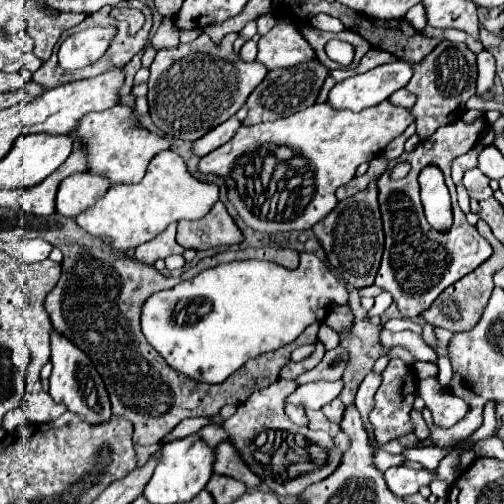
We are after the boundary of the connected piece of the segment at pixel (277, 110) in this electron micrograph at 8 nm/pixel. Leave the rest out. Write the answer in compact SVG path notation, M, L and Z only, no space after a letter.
M317 60L299 64L295 68L285 68L285 70L271 70L263 78L263 82L255 88L255 92L249 96L251 98L251 108L247 118L243 120L245 126L267 122L267 120L277 120L283 116L291 116L293 112L305 110L307 106L315 104L315 98L323 86L323 80L327 78L327 68L321 66Z

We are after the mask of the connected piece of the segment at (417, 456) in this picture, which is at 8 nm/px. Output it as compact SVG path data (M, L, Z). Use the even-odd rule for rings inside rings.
M405 448L403 456L407 460L421 462L425 468L437 468L439 462L443 460L443 450L435 450L435 448Z

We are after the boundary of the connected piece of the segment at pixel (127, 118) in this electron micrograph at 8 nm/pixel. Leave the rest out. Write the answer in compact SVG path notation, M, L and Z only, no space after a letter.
M117 104L105 112L85 114L79 120L77 128L73 132L69 132L69 136L75 136L83 144L87 160L89 160L87 172L109 178L111 184L137 184L137 182L141 182L151 158L157 152L167 150L171 146L171 142L165 136L149 132L145 126L141 126L137 116L133 114L133 110L123 104Z

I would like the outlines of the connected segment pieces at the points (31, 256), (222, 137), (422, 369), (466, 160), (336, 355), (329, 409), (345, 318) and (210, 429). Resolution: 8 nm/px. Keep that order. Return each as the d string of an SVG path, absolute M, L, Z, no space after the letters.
M33 238L33 240L19 240L11 246L5 248L5 252L17 260L25 260L25 264L33 264L33 262L41 262L49 256L49 252L53 250L53 246L41 238Z
M237 116L229 118L225 124L221 124L221 126L217 126L217 128L213 128L213 132L209 132L209 134L201 136L201 140L195 140L195 142L193 142L193 146L191 146L193 154L201 158L201 156L205 156L205 154L213 152L215 148L223 146L225 142L229 142L229 140L233 138L233 134L237 132L237 128L239 128L239 126L241 126L241 122L239 122L239 118L237 118Z
M421 360L413 362L413 370L415 370L417 378L421 378L421 380L429 378L429 376L437 376L437 372L439 372L437 364L433 364L433 362L421 362Z
M477 143L477 146L473 150L469 150L467 154L461 155L453 160L451 167L451 176L455 184L459 184L463 180L463 174L469 170L469 168L475 168L477 166L477 156L479 152L483 150L484 146Z
M335 348L335 350L327 350L323 360L309 372L301 374L295 378L295 382L301 386L301 384L307 384L307 382L317 382L317 380L339 380L341 374L343 374L343 368L345 368L345 360L343 360L343 350L341 348Z
M331 400L331 404L325 404L325 406L321 408L321 412L323 412L331 422L335 422L335 424L339 424L339 420L341 420L341 416L343 416L343 410L345 410L345 406L343 406L341 400Z
M337 306L337 308L333 308L331 312L329 312L329 316L327 316L327 324L335 330L335 332L341 332L341 330L345 330L349 324L351 324L351 320L353 320L353 314L351 314L351 310L347 308L347 306Z
M209 424L209 426L203 426L199 432L197 432L197 436L205 442L205 444L209 444L211 448L215 448L217 444L221 444L227 436L225 436L225 432L223 432L223 428L221 428L221 424Z

